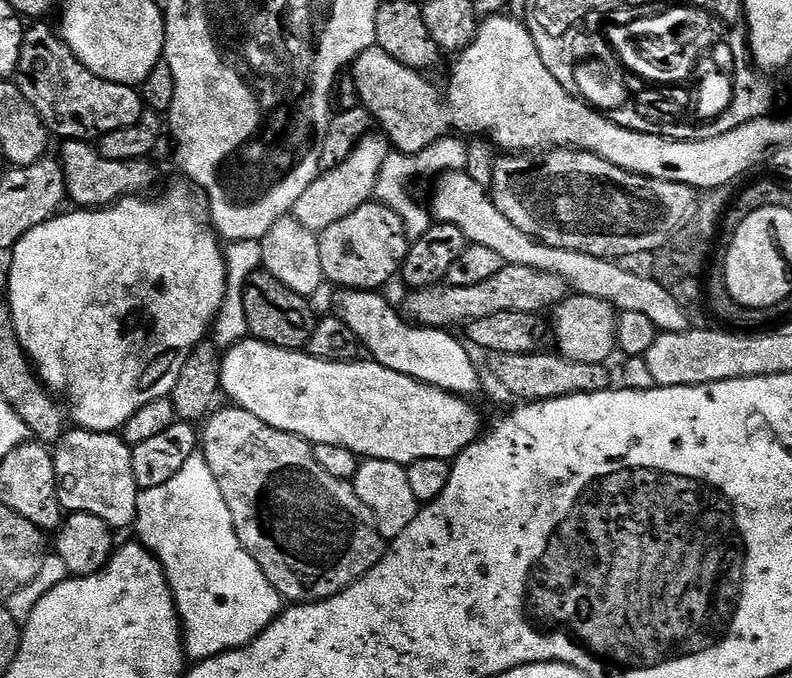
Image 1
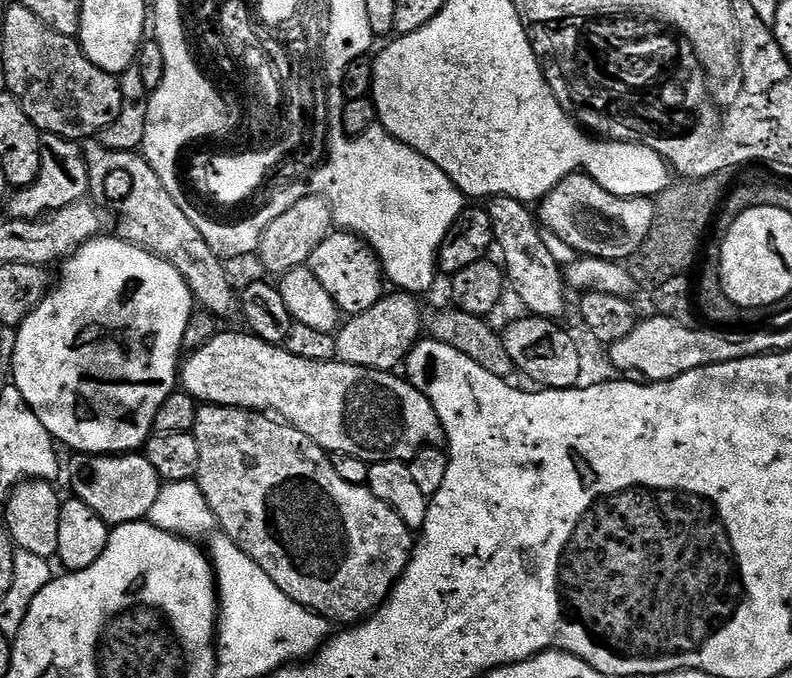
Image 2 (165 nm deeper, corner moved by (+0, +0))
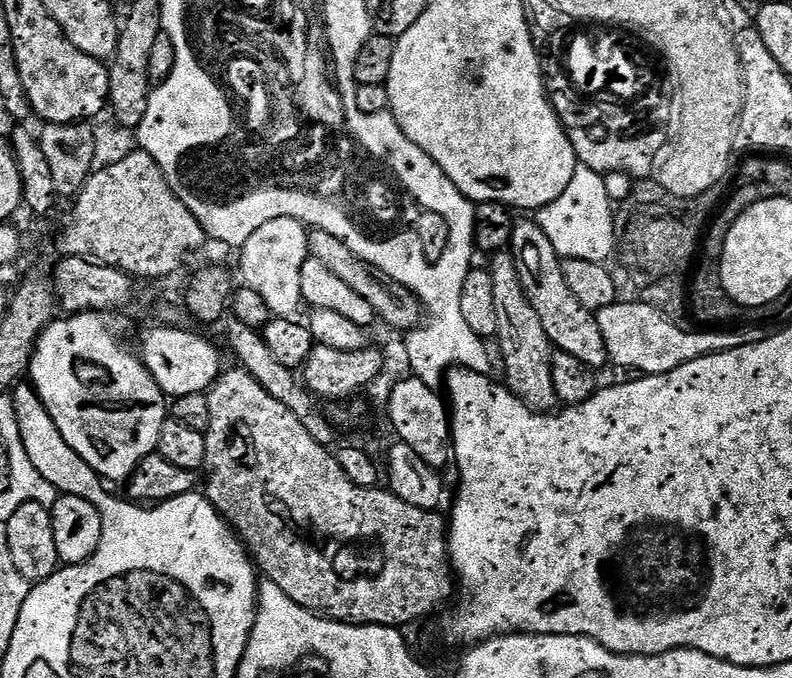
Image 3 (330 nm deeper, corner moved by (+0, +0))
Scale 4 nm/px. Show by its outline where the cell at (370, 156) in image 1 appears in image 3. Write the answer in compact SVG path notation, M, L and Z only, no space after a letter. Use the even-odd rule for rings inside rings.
M274 218L266 226L258 226L239 249L238 272L244 275L243 283L250 290L258 290L273 317L292 318L302 308L302 262L309 258L309 229L294 218Z

